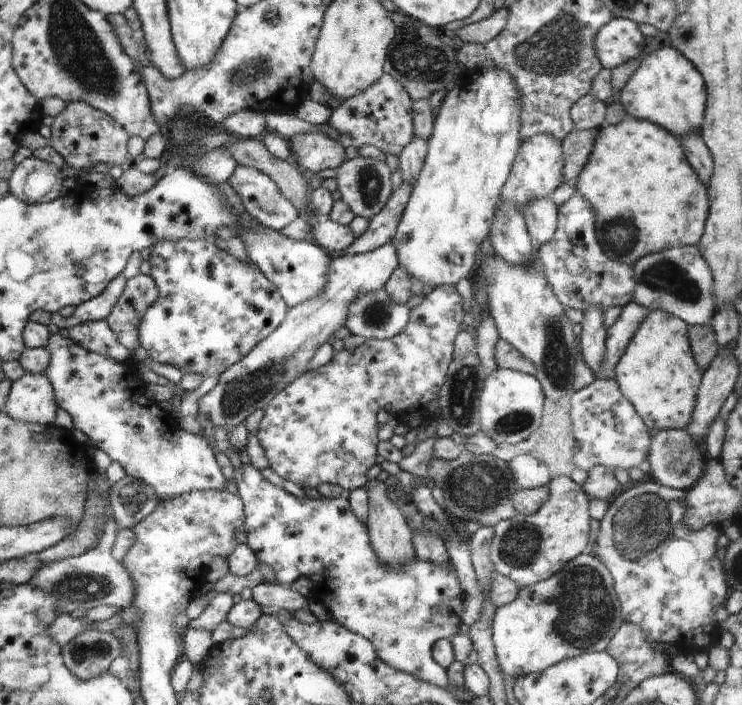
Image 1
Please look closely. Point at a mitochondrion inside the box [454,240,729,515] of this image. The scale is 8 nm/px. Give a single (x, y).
(666, 276)

